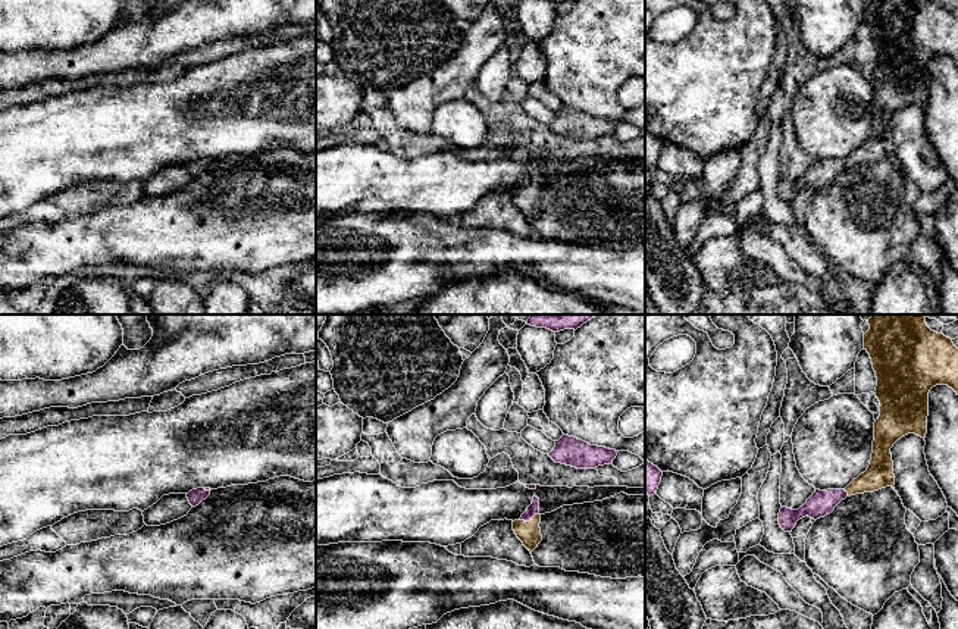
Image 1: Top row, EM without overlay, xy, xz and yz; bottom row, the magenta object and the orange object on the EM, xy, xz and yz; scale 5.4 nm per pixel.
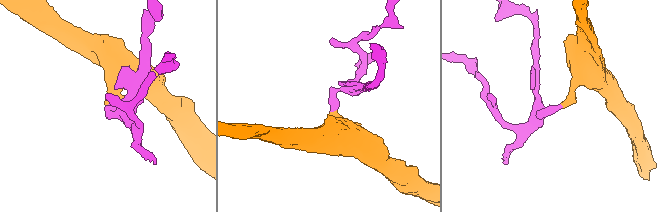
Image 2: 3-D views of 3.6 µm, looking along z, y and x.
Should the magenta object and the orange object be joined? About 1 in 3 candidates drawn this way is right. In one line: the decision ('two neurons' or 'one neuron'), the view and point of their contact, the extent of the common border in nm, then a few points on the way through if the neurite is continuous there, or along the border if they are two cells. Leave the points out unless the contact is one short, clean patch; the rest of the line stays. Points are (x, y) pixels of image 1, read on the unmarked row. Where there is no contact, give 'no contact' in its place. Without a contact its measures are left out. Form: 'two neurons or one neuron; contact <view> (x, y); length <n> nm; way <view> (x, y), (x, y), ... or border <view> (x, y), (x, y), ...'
one neuron; contact xz (528, 191); length 120 nm; way xz (534, 180), (528, 191), (529, 203)

